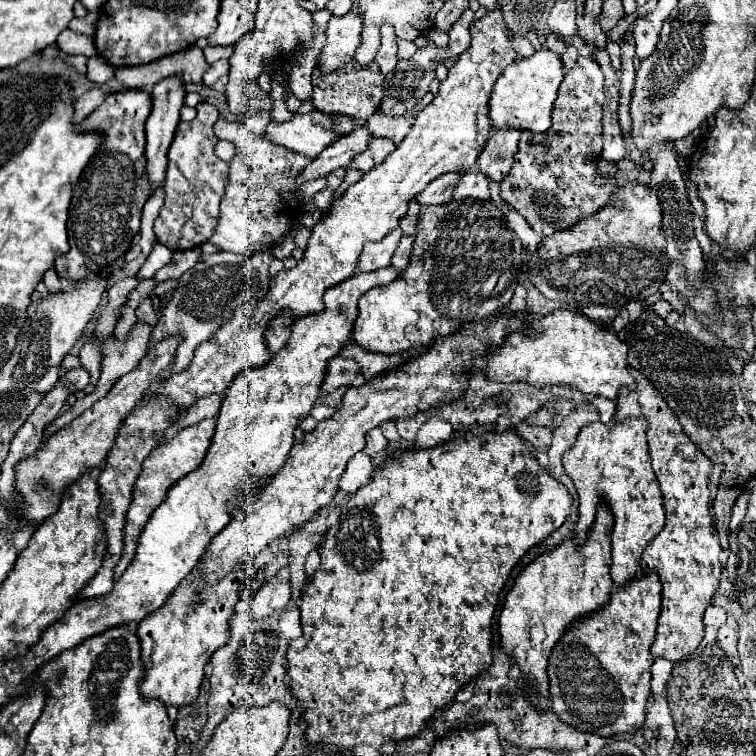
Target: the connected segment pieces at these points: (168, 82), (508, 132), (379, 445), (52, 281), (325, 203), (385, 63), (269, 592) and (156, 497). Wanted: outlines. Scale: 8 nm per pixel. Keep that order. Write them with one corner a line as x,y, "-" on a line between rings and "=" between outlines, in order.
173,75
173,77
167,77
163,81
159,81
157,85
153,85
153,111
147,119
147,125
145,125
145,135
147,135
147,145
145,145
145,159
147,159
147,165
145,165
145,173
149,177
149,185
151,185
151,193
163,185
163,177
165,177
165,167
167,167
167,149
171,147
171,141
173,141
173,135
175,135
175,127
179,123
179,111
181,107
185,105
185,83
181,81
179,75
=
499,129
495,131
485,149
479,155
479,169
493,181
501,183
513,165
513,155
517,153
519,131
517,129
=
379,427
367,433
367,445
365,445
365,449
363,449
365,455
375,455
375,453
383,451
385,447
387,447
387,439
383,437
383,433
381,433
=
51,267
51,269
49,269
45,275
43,275
43,283
47,285
49,293
61,291
61,289
69,289
69,287
67,287
67,281
65,281
65,279
61,279
53,267
=
331,187
321,189
321,191
313,197
313,203
315,203
315,207
317,207
319,211
327,211
327,209
331,207
331,203
333,203
333,189
331,189
=
383,25
381,27
381,47
377,51
377,57
375,57
381,73
391,73
397,65
397,37
393,33
393,27
391,25
=
265,583
253,597
253,613
257,617
271,615
283,609
291,599
291,585
287,583
=
205,419
201,421
199,425
193,425
193,427
187,427
183,431
179,431
173,439
165,441
163,445
159,445
157,449
153,449
149,453
149,457
143,461
143,471
135,483
135,493
133,493
133,501
129,505
129,511
127,511
127,523
125,523
125,537
123,537
123,555
119,557
119,563
115,567
115,575
117,579
123,575
123,571
129,567
129,561
133,559
131,555
135,553
135,539
139,537
141,529
145,527
147,519
151,517
151,513
165,501
167,497
167,491
179,481
183,479
185,475
193,473
201,461
205,459
207,455
207,449
211,445
211,437
215,433
215,419

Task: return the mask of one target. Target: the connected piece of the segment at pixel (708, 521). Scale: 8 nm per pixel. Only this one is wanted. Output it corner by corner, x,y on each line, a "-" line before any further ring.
637,375
635,381
635,391
621,389
617,395
615,419
623,421
627,417
645,417
649,423
647,439
651,463
663,493
663,505
667,513
663,531
645,547
641,557
641,567
655,569
663,585
659,627
655,643
651,645
651,653
655,657
665,657
671,663
677,663
699,647
705,631
703,613
709,607
713,593
717,591
719,575
723,571
723,563
719,559
721,547
713,519
713,499
717,495
723,467
709,461
689,441
675,413
667,407
659,391
643,375

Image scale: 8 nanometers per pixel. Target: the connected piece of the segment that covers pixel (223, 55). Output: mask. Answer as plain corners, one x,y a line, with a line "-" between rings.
209,45
205,49
205,59
207,59
209,65
219,61
219,59
229,59
233,55
233,49
235,49
235,45
227,45
227,47
213,47
213,45

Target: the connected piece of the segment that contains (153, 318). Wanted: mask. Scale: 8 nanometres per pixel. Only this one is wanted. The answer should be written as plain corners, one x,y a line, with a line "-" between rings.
145,299
139,309
137,309
137,321
145,321
145,323
157,323
157,313
153,311
153,305
151,305
151,299

